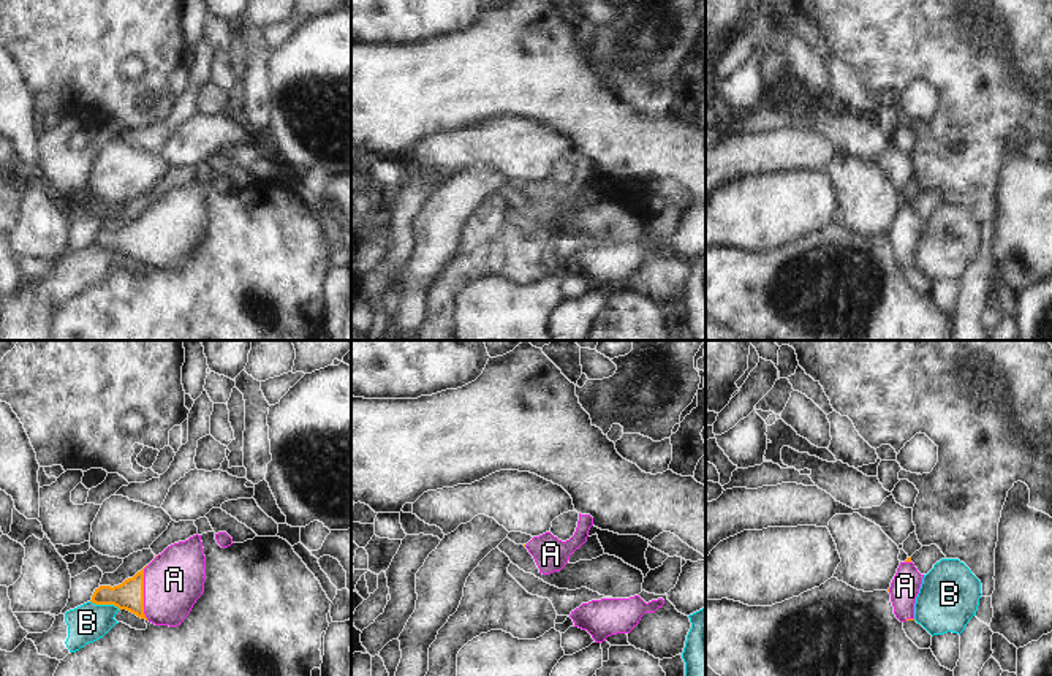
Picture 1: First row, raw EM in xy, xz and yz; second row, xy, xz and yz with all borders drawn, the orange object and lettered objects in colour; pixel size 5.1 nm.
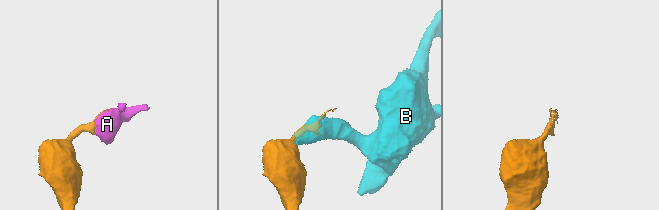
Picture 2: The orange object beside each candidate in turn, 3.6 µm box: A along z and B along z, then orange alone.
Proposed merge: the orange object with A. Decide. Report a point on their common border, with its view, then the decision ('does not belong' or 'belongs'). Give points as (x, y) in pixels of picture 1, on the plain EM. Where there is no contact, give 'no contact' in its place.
meets orange in xy at (143, 238); belongs

